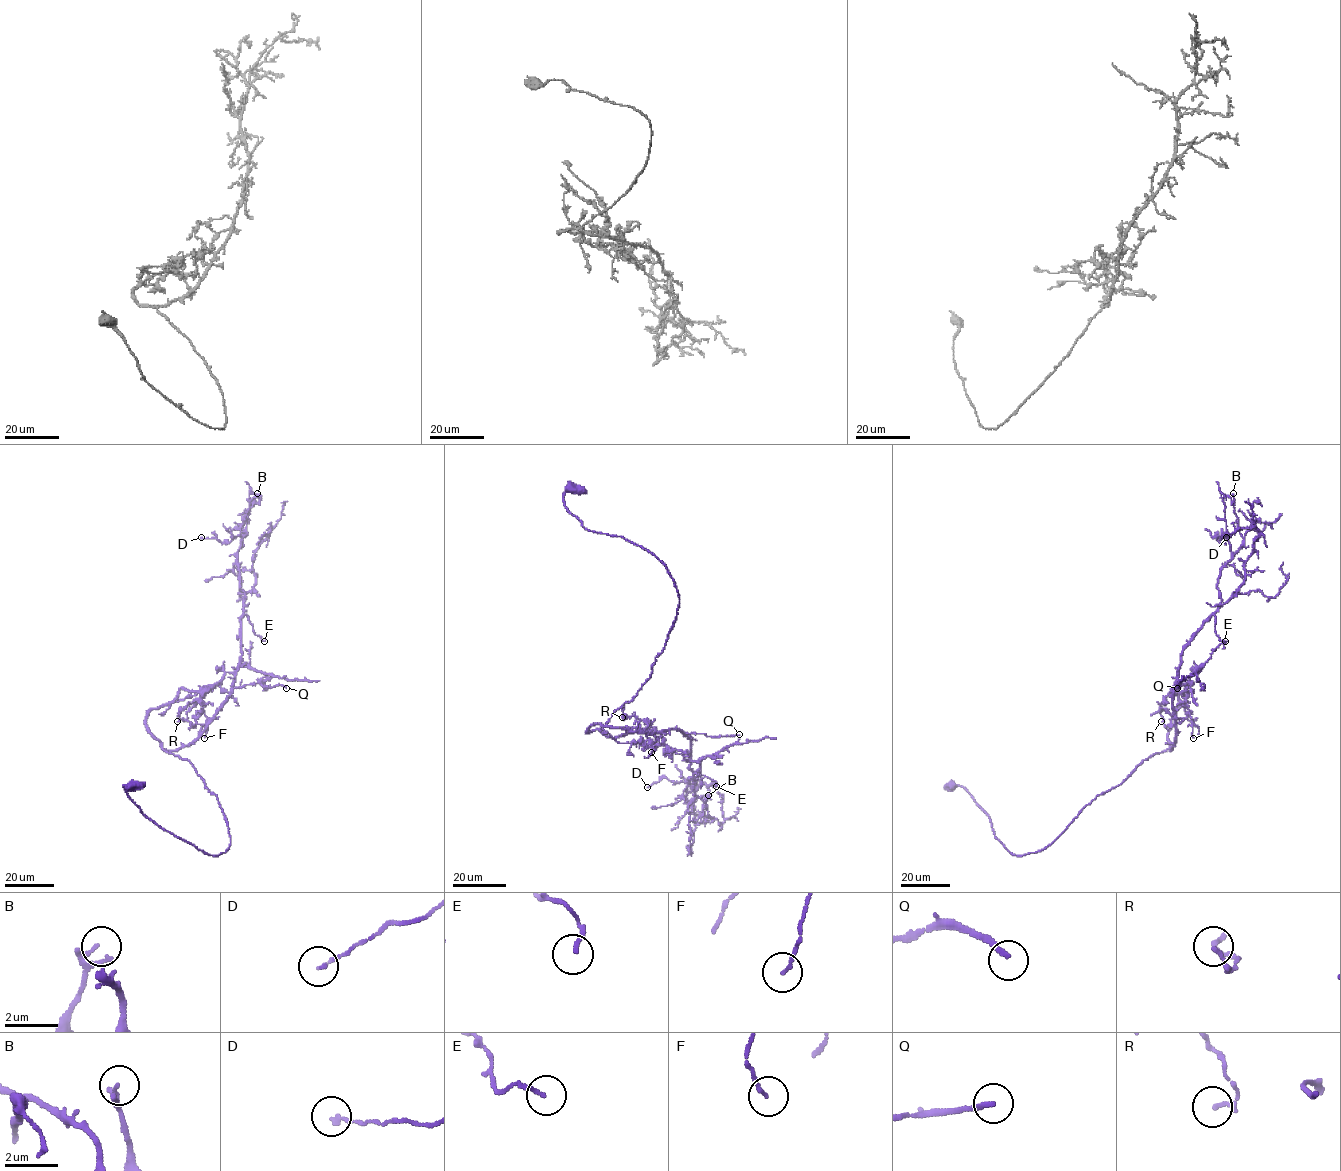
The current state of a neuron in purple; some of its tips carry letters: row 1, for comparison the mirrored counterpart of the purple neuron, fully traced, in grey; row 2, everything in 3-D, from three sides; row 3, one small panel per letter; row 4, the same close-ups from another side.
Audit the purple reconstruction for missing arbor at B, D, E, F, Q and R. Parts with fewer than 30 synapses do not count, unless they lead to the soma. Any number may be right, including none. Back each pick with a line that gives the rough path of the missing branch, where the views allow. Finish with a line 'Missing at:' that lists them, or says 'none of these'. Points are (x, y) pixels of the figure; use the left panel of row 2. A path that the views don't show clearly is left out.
Q: (286, 688), (317, 689), (336, 672), (357, 664), (366, 654), (374, 627), (375, 605), (368, 596), (371, 576)
Missing at: Q

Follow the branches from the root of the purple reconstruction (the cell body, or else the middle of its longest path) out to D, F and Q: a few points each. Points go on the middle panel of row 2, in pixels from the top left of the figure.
D: (575, 489), (581, 524), (653, 553), (679, 597), (606, 724), (691, 739), (691, 790), (647, 787)
F: (575, 489), (564, 504), (581, 524), (653, 553), (678, 594), (651, 677), (587, 730), (649, 740), (651, 752)
Q: (575, 489), (564, 504), (581, 524), (653, 553), (679, 597), (651, 677), (606, 724), (739, 734)

